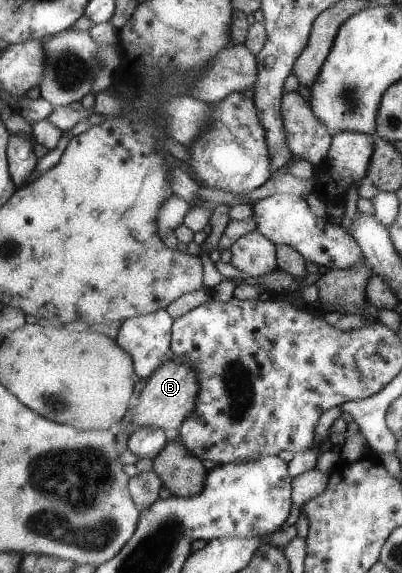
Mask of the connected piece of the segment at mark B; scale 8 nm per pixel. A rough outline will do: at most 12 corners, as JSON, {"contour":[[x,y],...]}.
{"contour":[[166,358],[150,375],[132,430],[167,434],[194,411],[195,371]]}

